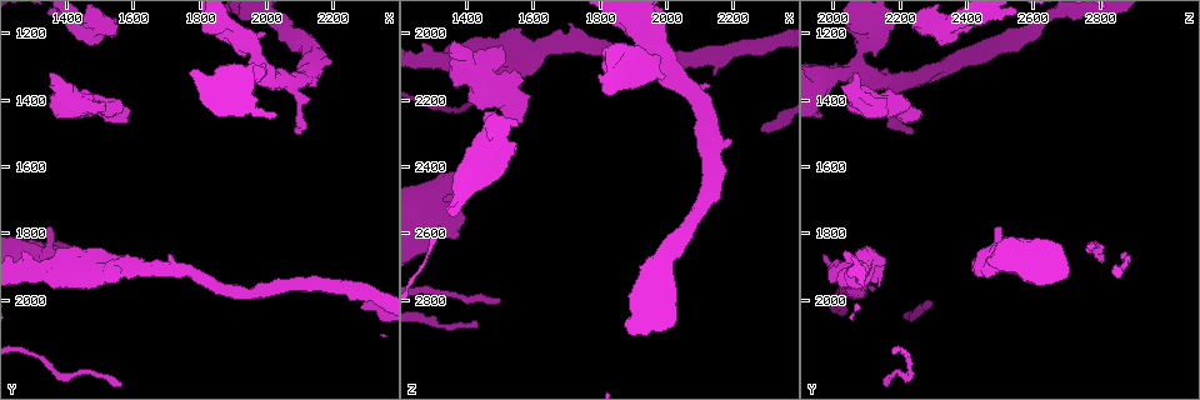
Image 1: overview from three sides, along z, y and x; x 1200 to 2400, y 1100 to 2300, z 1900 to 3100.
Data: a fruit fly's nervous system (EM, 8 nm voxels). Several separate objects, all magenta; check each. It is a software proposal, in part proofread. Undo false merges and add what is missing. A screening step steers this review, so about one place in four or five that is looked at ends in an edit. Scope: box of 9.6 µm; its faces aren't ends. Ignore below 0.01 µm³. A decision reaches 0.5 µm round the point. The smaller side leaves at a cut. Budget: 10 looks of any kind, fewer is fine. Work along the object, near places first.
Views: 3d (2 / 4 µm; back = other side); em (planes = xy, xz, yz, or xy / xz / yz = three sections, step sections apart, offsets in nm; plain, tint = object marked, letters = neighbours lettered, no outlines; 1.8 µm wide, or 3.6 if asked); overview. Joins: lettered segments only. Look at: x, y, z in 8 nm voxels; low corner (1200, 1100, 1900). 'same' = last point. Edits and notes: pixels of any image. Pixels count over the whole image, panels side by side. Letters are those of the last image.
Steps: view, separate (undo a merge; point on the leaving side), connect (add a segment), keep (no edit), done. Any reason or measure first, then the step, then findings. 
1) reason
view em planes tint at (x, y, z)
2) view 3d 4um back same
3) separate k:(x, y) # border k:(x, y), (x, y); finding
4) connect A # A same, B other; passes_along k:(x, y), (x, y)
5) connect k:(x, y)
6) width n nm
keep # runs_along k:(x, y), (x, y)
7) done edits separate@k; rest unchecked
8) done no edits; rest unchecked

tapers out
view em yz step 8 tint at (1500, 1880, 2810)

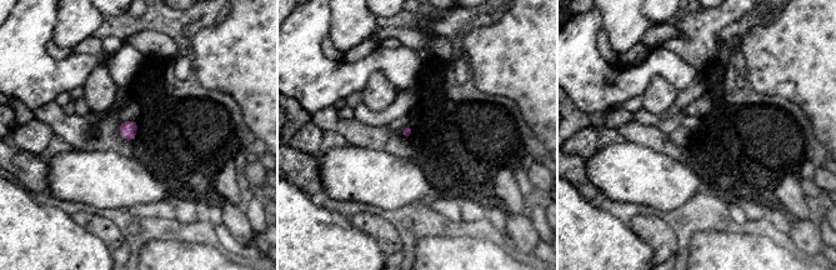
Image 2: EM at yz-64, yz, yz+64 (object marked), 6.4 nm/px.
another direction
view em planes letters same

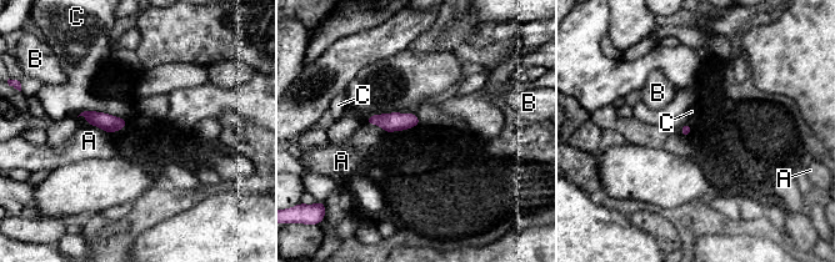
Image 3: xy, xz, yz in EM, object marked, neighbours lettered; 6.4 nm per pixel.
longest_contact C 320 nm
keep # A other, B other, C other; border 3:(76, 116), (104, 111), (125, 119); none of them fits

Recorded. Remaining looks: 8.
branch stops here
view em 3.6um planes letters at (1380, 1840, 2620)

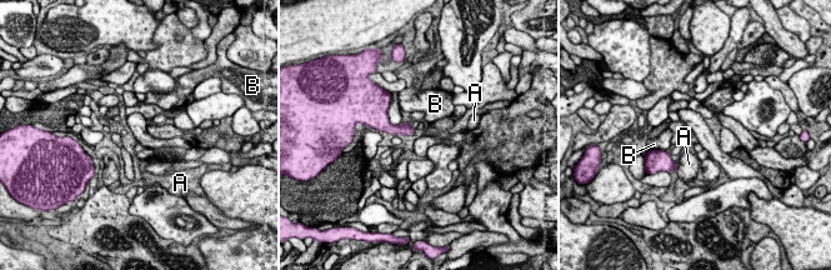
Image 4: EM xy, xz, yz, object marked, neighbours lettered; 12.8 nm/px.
longest_contact B 120 nm
connect A # A same, B other; passes_along 4:(659, 160), (676, 166), (689, 164); it goes on there

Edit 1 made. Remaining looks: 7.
an open end
view 3d 2um back at (1500, 1420, 2050)

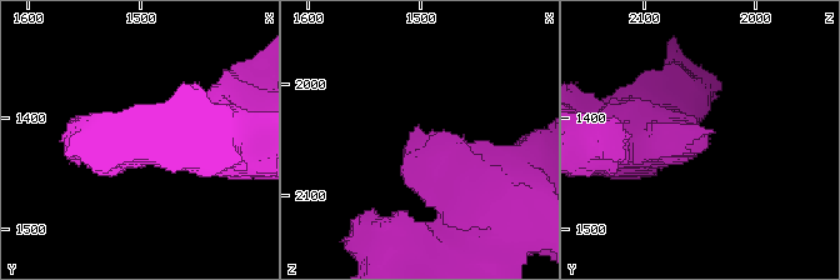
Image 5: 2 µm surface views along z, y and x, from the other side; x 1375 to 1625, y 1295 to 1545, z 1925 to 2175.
view em planes plain at (1502, 1414, 2040)

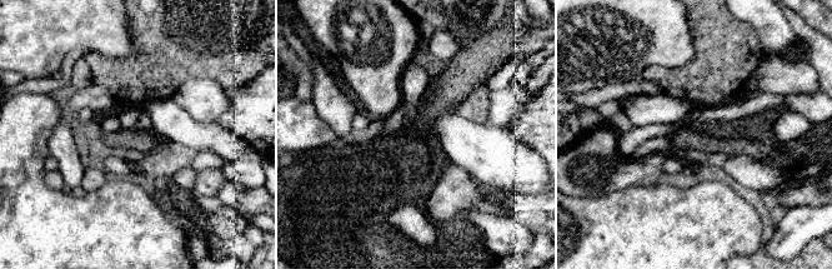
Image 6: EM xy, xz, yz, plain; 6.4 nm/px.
view em planes letters same

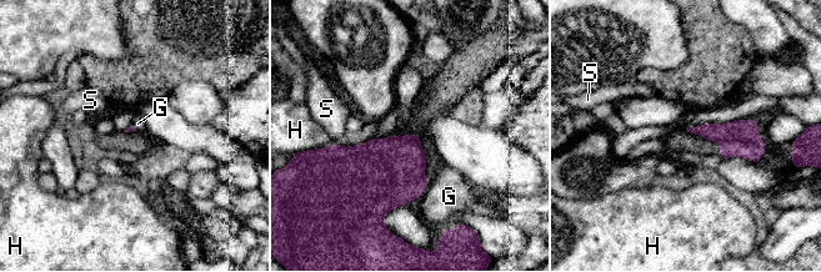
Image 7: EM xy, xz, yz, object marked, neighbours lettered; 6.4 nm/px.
keep # G other, H other, S other; border 7:(429, 184), (420, 196); no lettered segment goes on from it

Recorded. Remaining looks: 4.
done edits connect@4; rest unchecked

